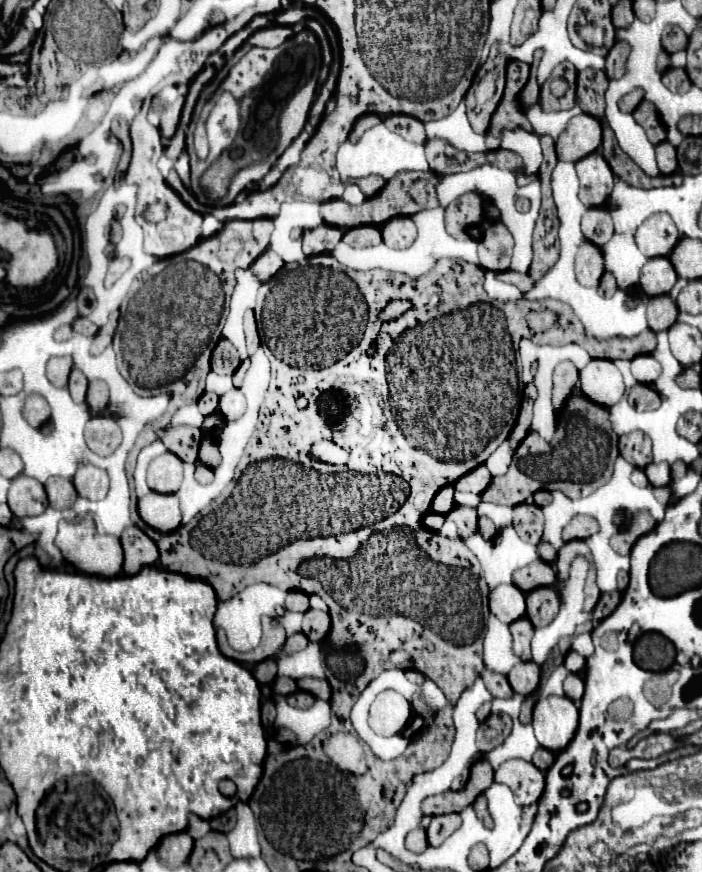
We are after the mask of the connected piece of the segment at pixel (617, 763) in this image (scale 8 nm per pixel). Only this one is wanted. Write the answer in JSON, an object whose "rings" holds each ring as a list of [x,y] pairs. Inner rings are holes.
{"rings":[[[616,747],[610,751],[610,765],[612,767],[624,767],[630,761],[630,751],[628,747]]]}

